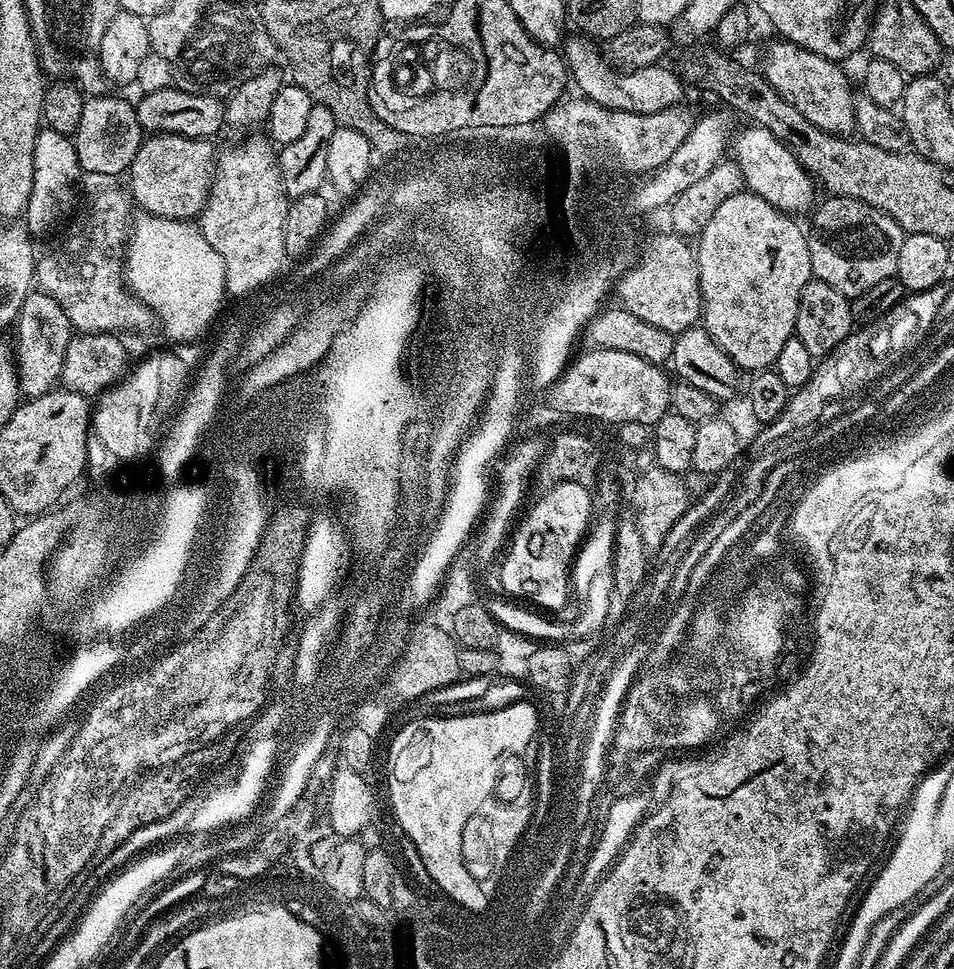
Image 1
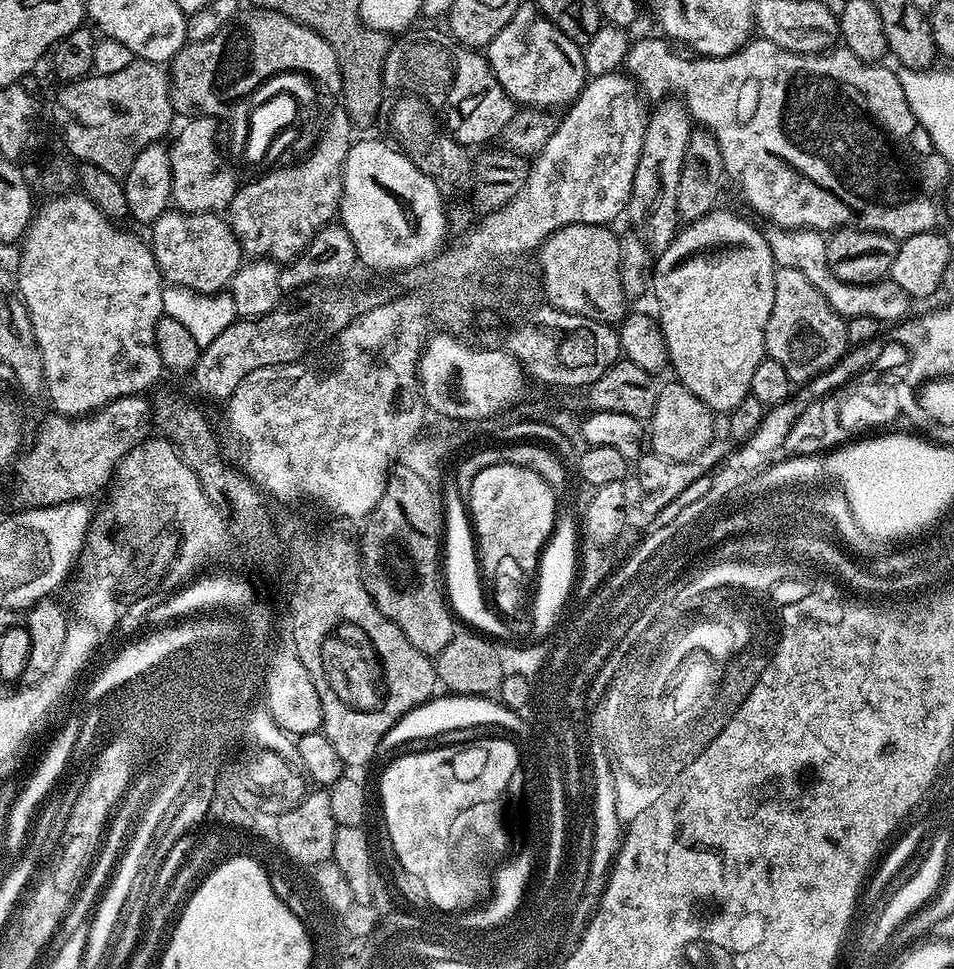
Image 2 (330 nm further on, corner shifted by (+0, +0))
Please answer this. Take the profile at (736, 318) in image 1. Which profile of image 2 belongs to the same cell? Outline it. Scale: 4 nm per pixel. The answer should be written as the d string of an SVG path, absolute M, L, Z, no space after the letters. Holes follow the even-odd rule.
M713 210L696 220L685 223L677 231L669 245L655 257L654 267L652 270L652 279L650 281L651 295L656 295L656 308L660 329L666 338L668 347L668 359L670 361L671 371L676 371L675 379L681 384L685 384L697 398L715 412L732 412L742 398L746 398L752 391L754 382L754 370L758 370L758 362L766 358L764 350L764 331L766 322L770 318L770 310L774 306L774 274L776 265L772 262L770 246L768 245L767 235L763 231L759 232L754 225L748 220L743 220L740 216L735 216L732 212L719 212Z

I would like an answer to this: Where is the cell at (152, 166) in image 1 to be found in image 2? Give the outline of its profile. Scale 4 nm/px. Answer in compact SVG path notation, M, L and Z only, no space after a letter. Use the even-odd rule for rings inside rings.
M169 210L163 212L150 225L152 240L150 247L156 265L160 268L160 275L169 285L177 288L190 288L195 292L223 292L231 285L234 274L242 263L242 249L238 238L234 234L231 223L223 215L214 212L182 212Z

